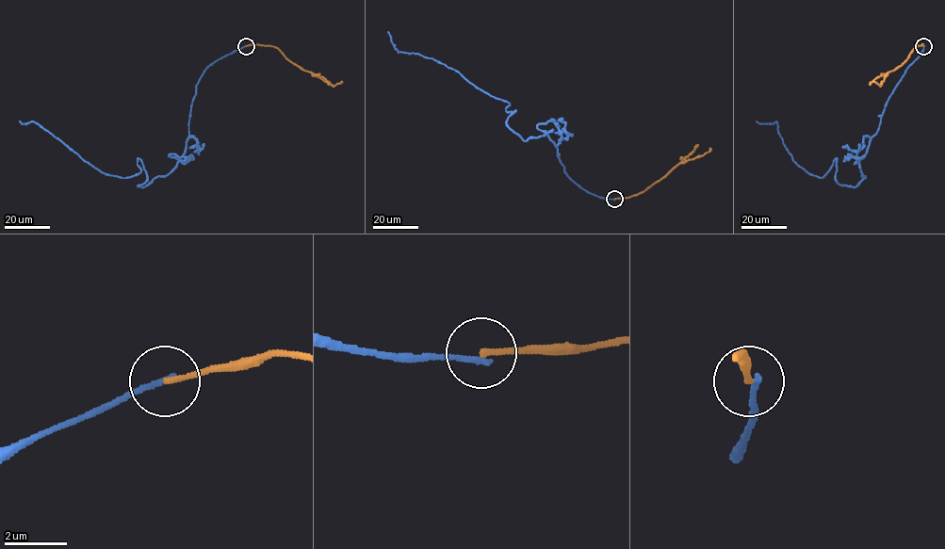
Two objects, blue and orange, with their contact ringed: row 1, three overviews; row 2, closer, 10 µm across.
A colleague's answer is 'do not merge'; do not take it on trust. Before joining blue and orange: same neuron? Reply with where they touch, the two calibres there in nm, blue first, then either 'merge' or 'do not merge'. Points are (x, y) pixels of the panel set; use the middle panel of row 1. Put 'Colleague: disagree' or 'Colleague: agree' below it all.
place (614, 199); calibres 200 and 180 nm; do not merge
Colleague: agree

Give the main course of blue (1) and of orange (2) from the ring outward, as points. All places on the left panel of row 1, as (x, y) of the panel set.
1: (246, 46), (204, 71), (183, 155), (144, 186), (138, 158), (138, 173), (106, 175), (36, 122), (19, 121)
2: (246, 46), (256, 43), (274, 46), (289, 60), (334, 86), (341, 81)

